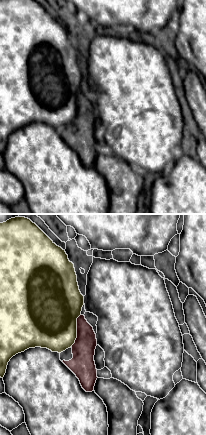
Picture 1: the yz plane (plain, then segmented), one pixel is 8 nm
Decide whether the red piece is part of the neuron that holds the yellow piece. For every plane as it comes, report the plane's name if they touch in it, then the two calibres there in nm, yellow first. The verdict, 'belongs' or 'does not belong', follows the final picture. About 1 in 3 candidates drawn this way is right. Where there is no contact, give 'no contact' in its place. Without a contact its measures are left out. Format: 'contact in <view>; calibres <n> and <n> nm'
contact in yz; calibres 460 and 190 nm

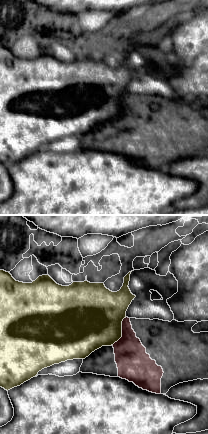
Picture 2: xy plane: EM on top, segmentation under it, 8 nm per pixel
contact in xy; calibres 460 and 260 nm

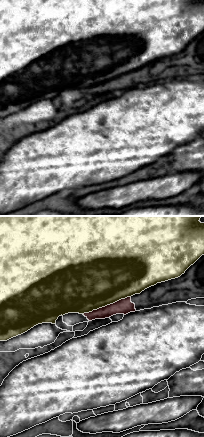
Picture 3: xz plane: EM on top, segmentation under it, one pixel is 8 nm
contact in xz; calibres 500 and 130 nm

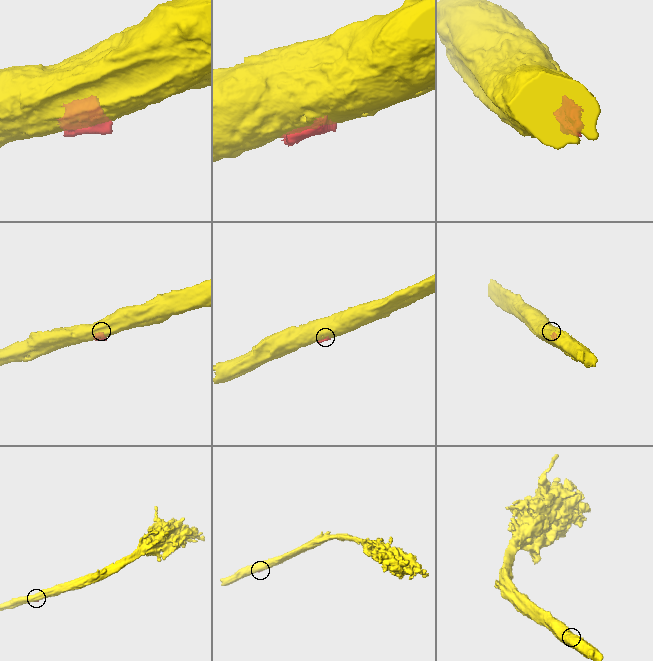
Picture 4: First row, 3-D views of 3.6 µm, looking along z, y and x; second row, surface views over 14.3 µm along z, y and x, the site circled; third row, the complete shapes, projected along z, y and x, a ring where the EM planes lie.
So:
does not belong

